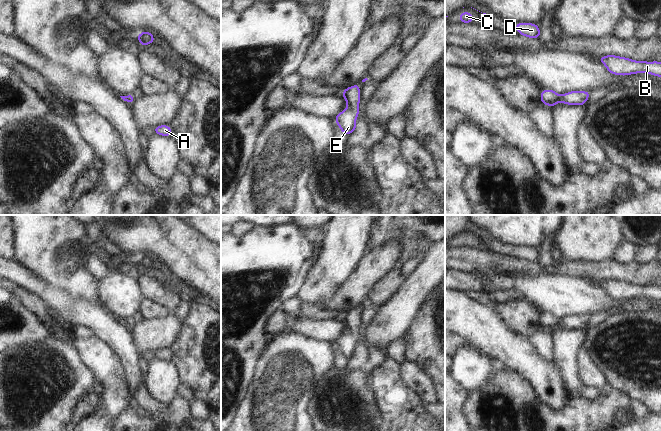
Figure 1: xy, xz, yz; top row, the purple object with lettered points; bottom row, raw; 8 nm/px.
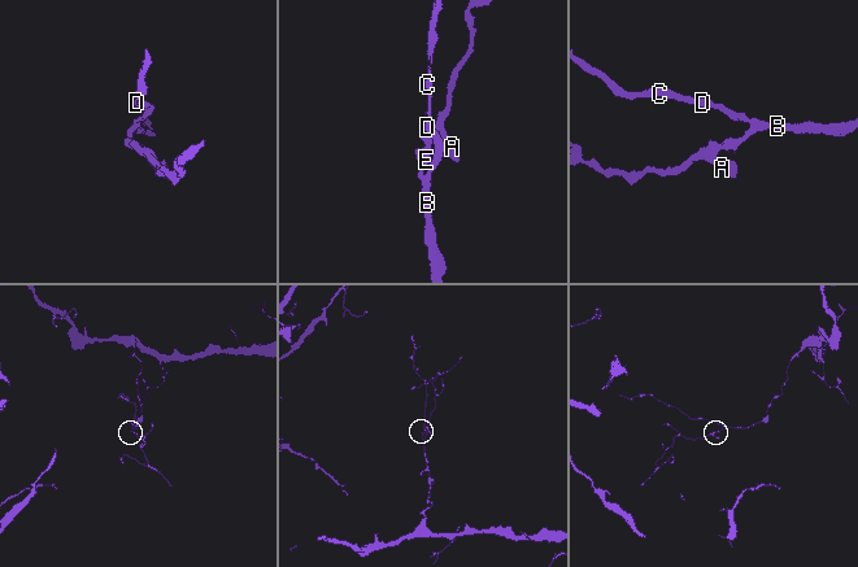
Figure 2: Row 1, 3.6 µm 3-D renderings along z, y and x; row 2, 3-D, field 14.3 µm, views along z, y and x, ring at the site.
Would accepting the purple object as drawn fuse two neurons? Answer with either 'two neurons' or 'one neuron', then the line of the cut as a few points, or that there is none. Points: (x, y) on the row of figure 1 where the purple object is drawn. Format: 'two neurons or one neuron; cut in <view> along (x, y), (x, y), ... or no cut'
one neuron; no cut

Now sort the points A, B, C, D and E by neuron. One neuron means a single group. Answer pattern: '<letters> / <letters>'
A B C D E

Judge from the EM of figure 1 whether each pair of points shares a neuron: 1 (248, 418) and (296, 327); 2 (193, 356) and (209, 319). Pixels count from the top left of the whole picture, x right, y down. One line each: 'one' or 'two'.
1: two
2: one

